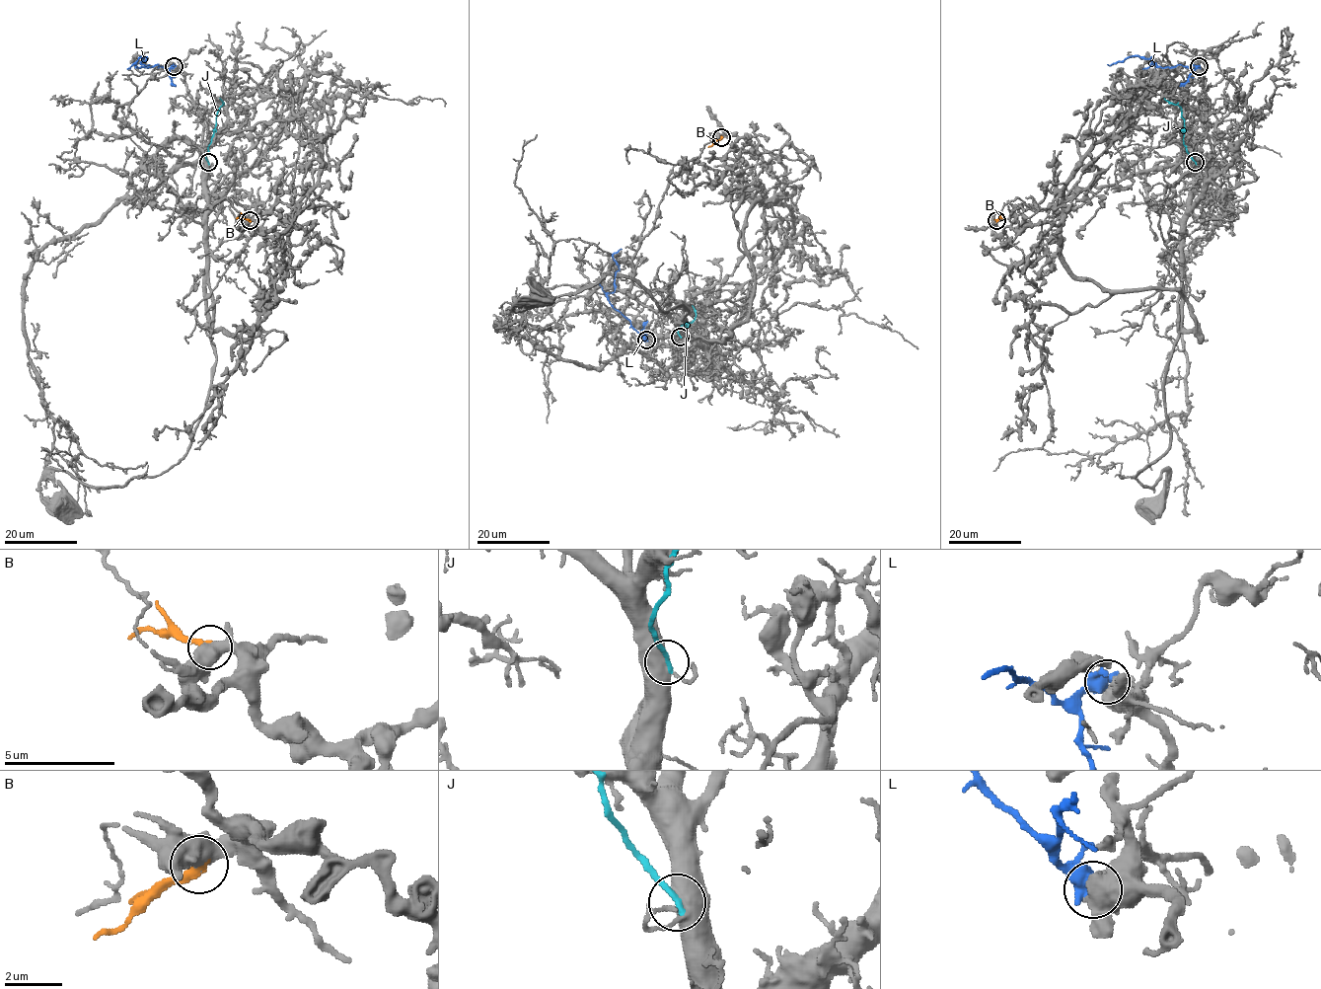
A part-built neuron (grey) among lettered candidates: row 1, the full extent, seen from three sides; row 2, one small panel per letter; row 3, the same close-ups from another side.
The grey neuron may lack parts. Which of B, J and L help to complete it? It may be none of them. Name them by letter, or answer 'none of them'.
B

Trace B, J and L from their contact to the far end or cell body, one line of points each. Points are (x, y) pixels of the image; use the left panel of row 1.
B: (249, 220), (236, 218)
J: (208, 162), (205, 156), (219, 108), (224, 103), (220, 98)
L: (174, 67), (166, 69), (162, 66), (140, 68), (134, 64), (143, 56), (146, 57), (140, 63), (149, 64)

